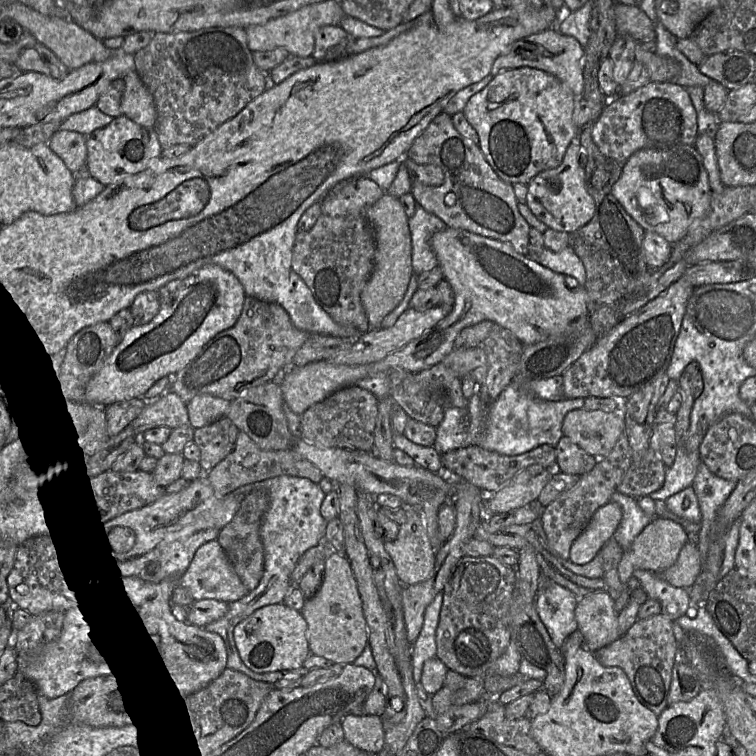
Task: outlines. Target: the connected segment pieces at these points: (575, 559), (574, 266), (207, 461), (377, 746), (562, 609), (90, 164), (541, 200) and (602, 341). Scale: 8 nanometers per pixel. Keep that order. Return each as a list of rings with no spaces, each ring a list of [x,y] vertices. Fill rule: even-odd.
[[[609,501],[593,515],[582,533],[574,540],[569,553],[569,560],[574,564],[590,562],[613,537],[622,518],[619,504]]]
[[[570,246],[559,252],[544,249],[538,255],[527,256],[554,272],[574,277],[584,286],[586,281],[584,264]]]
[[[226,416],[194,429],[194,441],[200,449],[200,466],[208,472],[234,448],[239,429]]]
[[[347,714],[341,721],[344,740],[370,753],[379,753],[384,747],[384,730],[378,715]]]
[[[551,582],[535,598],[537,613],[554,645],[561,650],[565,641],[578,629],[575,609],[579,598],[570,590]]]
[[[124,115],[113,118],[106,126],[87,135],[86,145],[87,173],[104,186],[123,177],[137,174],[162,153],[155,128],[145,128]]]
[[[575,137],[558,167],[540,172],[527,184],[527,206],[550,229],[571,233],[586,225],[594,215],[595,202],[586,189],[582,151]]]
[[[683,276],[680,277],[657,297],[623,318],[606,335],[597,339],[591,348],[585,351],[563,372],[563,398],[585,399],[589,396],[629,398],[633,393],[666,374],[671,362],[675,342],[679,335],[687,302],[694,289],[695,287],[688,280],[683,278]]]

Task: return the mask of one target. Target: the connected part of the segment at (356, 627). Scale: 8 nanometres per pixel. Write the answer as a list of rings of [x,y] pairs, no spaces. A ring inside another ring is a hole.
[[[332,551],[325,559],[325,568],[321,585],[315,594],[306,599],[300,610],[307,623],[306,637],[311,654],[322,656],[333,663],[349,664],[361,654],[368,644],[367,624],[365,621],[362,601],[349,560],[343,553]]]

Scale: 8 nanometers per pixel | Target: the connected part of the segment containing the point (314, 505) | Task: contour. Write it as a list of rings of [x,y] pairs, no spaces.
[[[280,475],[262,481],[242,485],[225,496],[246,496],[253,490],[266,490],[269,495],[269,507],[263,516],[260,527],[260,537],[264,548],[263,576],[259,584],[252,591],[248,592],[241,599],[229,603],[229,609],[222,618],[206,625],[204,629],[209,632],[217,633],[223,638],[227,648],[227,668],[240,671],[257,681],[275,683],[283,678],[289,679],[290,674],[288,674],[288,672],[294,672],[294,669],[272,671],[268,673],[257,673],[249,669],[242,661],[236,647],[234,640],[234,628],[237,624],[250,616],[255,610],[266,605],[282,603],[286,594],[290,591],[292,586],[295,586],[291,582],[291,573],[294,570],[298,559],[309,548],[317,545],[324,540],[327,521],[322,517],[320,507],[326,494],[322,491],[317,483],[311,481],[308,478]]]

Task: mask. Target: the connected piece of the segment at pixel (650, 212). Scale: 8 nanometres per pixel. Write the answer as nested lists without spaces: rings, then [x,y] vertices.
[[[677,145],[667,150],[641,149],[631,155],[622,165],[621,176],[613,185],[612,194],[645,231],[655,232],[673,244],[685,236],[695,220],[708,214],[712,190],[702,157],[695,146]]]

